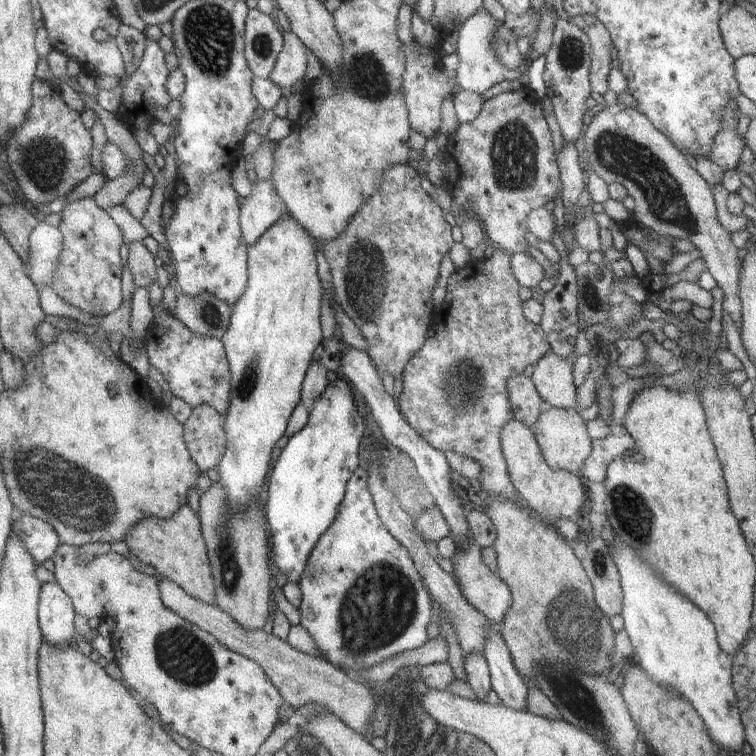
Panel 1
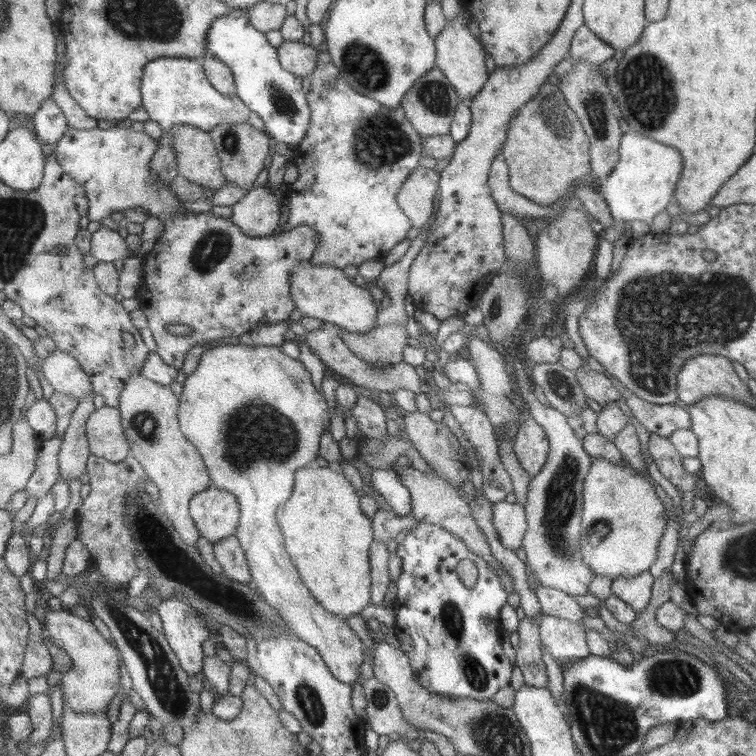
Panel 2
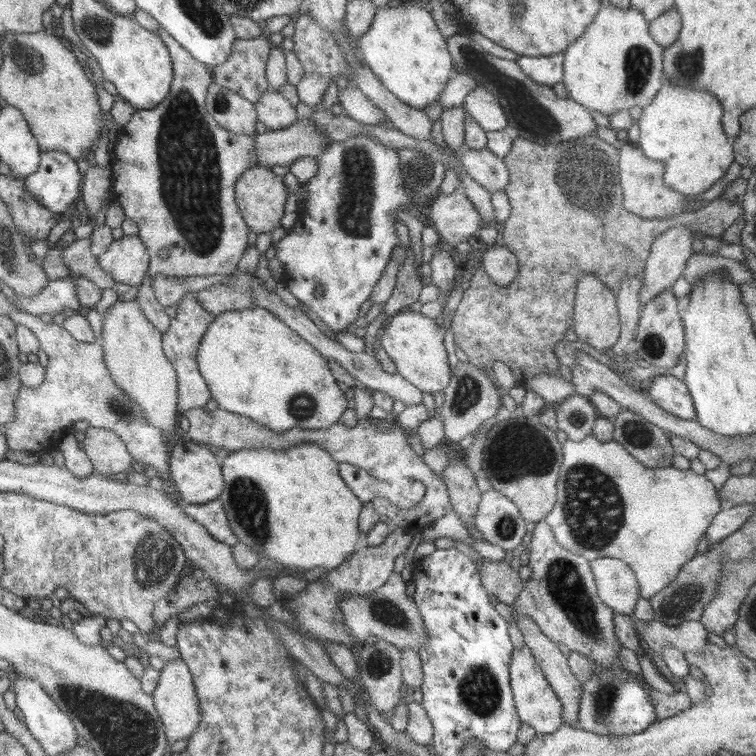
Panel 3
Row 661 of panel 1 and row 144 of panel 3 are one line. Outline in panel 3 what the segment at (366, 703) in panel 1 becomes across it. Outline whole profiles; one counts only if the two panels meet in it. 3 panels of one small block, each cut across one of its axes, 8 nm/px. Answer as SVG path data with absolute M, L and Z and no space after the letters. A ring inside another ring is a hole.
M297 119L288 128L270 130L254 135L254 150L258 165L271 168L290 166L304 156L316 157L326 151L330 140L318 132L308 119Z

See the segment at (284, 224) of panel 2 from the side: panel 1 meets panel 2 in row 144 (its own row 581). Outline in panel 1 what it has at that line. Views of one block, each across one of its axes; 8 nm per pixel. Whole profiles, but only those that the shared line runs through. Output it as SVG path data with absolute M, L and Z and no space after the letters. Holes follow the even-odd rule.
M356 468L346 483L345 497L338 512L312 549L298 582L302 600L299 622L314 639L317 651L338 668L357 675L406 651L423 647L428 642L426 630L435 619L435 603L420 573L404 548L384 526L368 490L367 471Z

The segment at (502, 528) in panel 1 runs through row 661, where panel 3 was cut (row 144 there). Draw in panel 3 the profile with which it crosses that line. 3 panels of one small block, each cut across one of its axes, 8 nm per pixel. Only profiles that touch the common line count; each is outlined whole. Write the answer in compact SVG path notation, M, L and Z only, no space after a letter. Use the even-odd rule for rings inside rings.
M597 135L547 145L516 137L512 141L512 149L503 159L509 170L505 191L511 204L511 213L503 222L502 240L504 246L516 255L518 276L503 289L500 285L496 286L481 267L476 269L474 274L469 275L470 285L463 292L449 335L449 341L467 355L468 363L475 364L493 381L492 364L495 360L501 360L510 367L518 378L518 385L524 386L525 380L531 380L532 376L538 374L560 377L560 360L555 356L555 348L564 340L566 330L573 326L576 287L580 282L578 278L584 272L594 272L609 289L616 290L624 277L641 278L654 239L666 229L685 225L694 228L701 236L720 239L729 226L744 218L742 206L722 196L711 200L701 209L692 207L681 216L650 220L626 211L622 204L618 148Z

